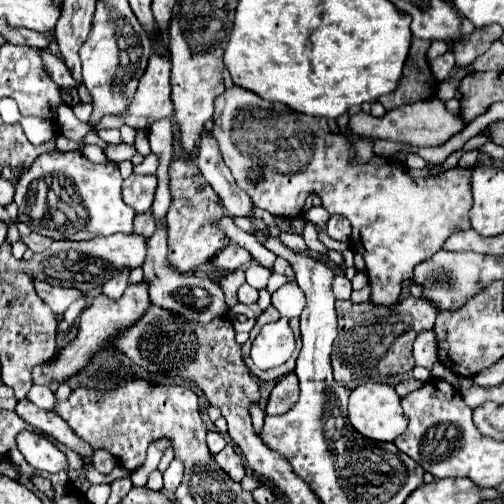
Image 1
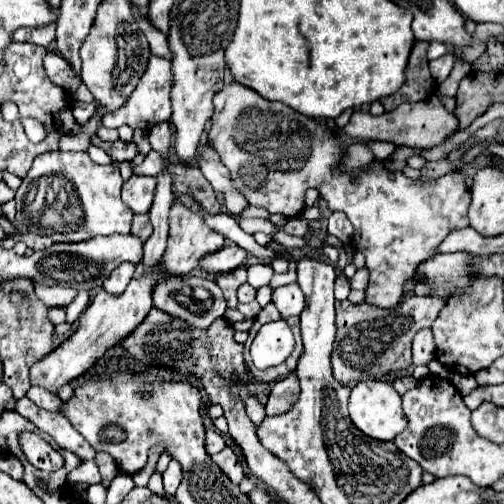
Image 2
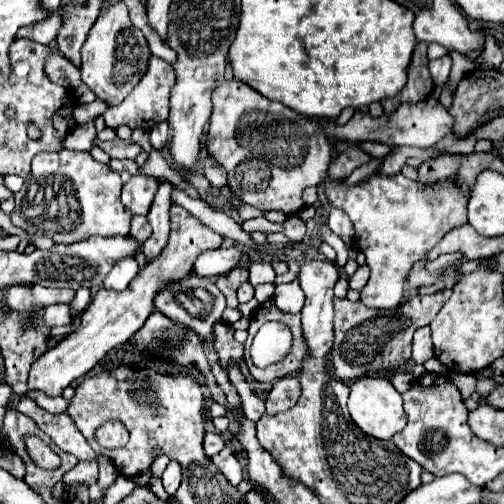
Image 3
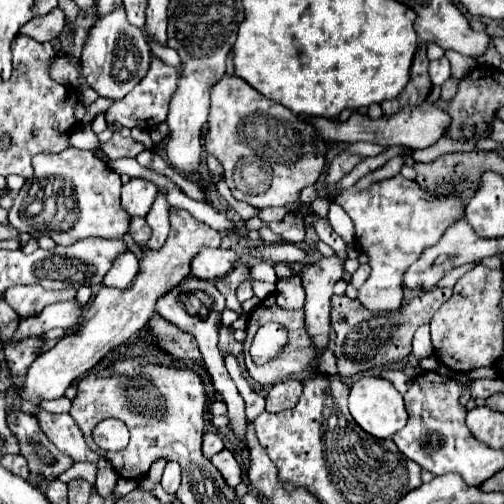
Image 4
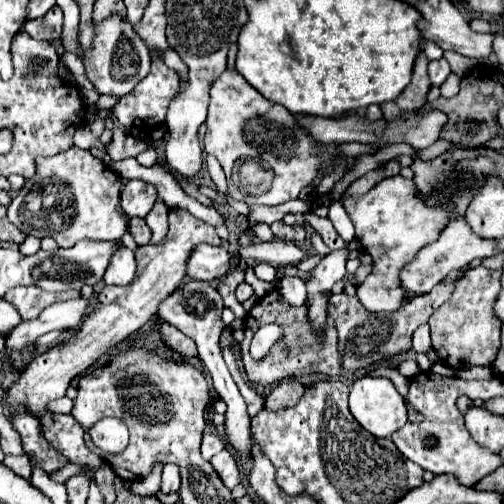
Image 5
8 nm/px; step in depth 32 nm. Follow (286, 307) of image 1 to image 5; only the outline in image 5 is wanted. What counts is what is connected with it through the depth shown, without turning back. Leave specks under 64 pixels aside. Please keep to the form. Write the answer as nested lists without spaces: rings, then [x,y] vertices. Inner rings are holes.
[[[284,276],[278,284],[282,298],[292,304],[292,306],[300,306],[306,304],[306,282],[300,280],[298,276]]]

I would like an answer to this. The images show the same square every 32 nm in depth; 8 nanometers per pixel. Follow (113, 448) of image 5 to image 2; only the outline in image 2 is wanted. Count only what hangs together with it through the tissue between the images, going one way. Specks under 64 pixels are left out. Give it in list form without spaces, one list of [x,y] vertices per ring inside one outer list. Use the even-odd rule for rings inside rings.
[[[110,424],[101,434],[102,440],[107,444],[117,444],[124,441],[126,435],[124,430],[116,424]]]

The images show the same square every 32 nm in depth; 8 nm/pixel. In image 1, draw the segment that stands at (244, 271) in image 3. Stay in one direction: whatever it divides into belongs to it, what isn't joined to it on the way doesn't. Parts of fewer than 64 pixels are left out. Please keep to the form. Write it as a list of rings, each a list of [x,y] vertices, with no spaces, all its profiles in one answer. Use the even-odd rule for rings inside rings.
[[[236,270],[236,272],[232,272],[232,274],[226,274],[226,276],[220,280],[220,288],[224,290],[228,308],[234,308],[234,306],[238,304],[236,290],[238,290],[244,282],[246,282],[246,278],[244,278],[244,270]]]

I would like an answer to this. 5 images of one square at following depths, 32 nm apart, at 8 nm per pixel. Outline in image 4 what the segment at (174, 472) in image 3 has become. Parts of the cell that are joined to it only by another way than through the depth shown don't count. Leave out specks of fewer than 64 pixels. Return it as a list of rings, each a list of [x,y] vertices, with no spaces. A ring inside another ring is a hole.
[[[168,462],[162,474],[162,488],[168,494],[176,494],[178,486],[180,486],[180,466],[176,462]]]

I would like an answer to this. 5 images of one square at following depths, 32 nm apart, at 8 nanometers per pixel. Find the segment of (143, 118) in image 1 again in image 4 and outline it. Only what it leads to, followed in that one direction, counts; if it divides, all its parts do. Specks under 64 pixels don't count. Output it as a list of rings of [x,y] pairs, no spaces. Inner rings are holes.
[[[154,56],[152,62],[150,62],[148,74],[134,86],[134,90],[128,96],[124,96],[122,100],[114,102],[108,108],[106,120],[110,124],[118,122],[120,126],[126,126],[126,128],[140,128],[140,130],[156,128],[158,124],[162,124],[166,120],[170,96],[176,92],[176,88],[178,88],[178,72],[172,66],[166,66],[160,58]]]

